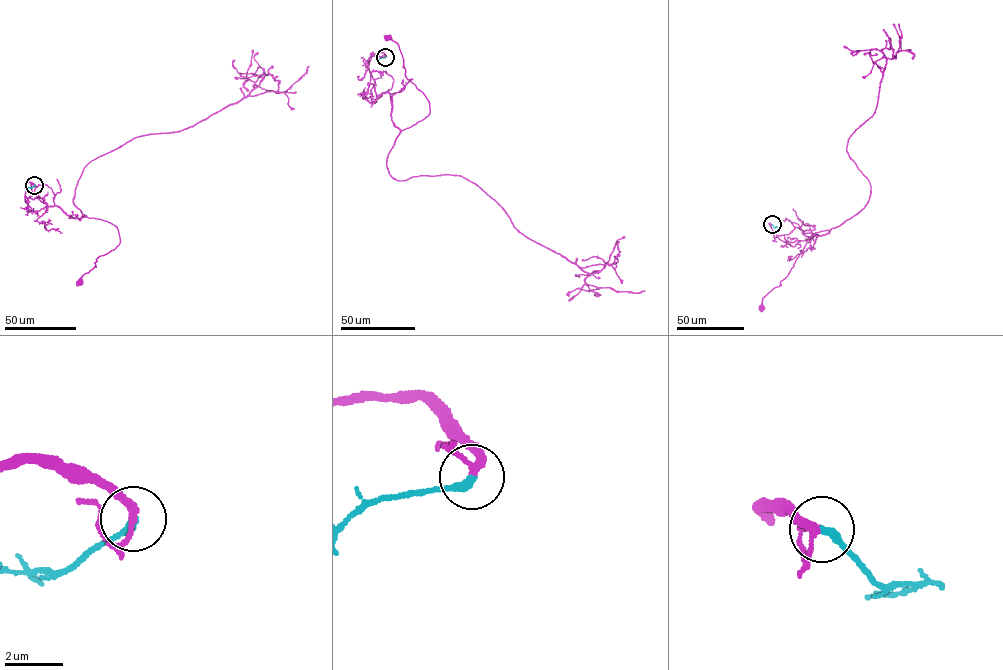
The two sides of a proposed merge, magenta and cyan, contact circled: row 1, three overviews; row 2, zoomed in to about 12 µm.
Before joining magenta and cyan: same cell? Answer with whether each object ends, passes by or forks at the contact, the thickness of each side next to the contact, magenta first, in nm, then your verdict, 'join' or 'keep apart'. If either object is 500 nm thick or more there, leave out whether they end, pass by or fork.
magenta passes by | cyan ends | 220/280 nm | join

